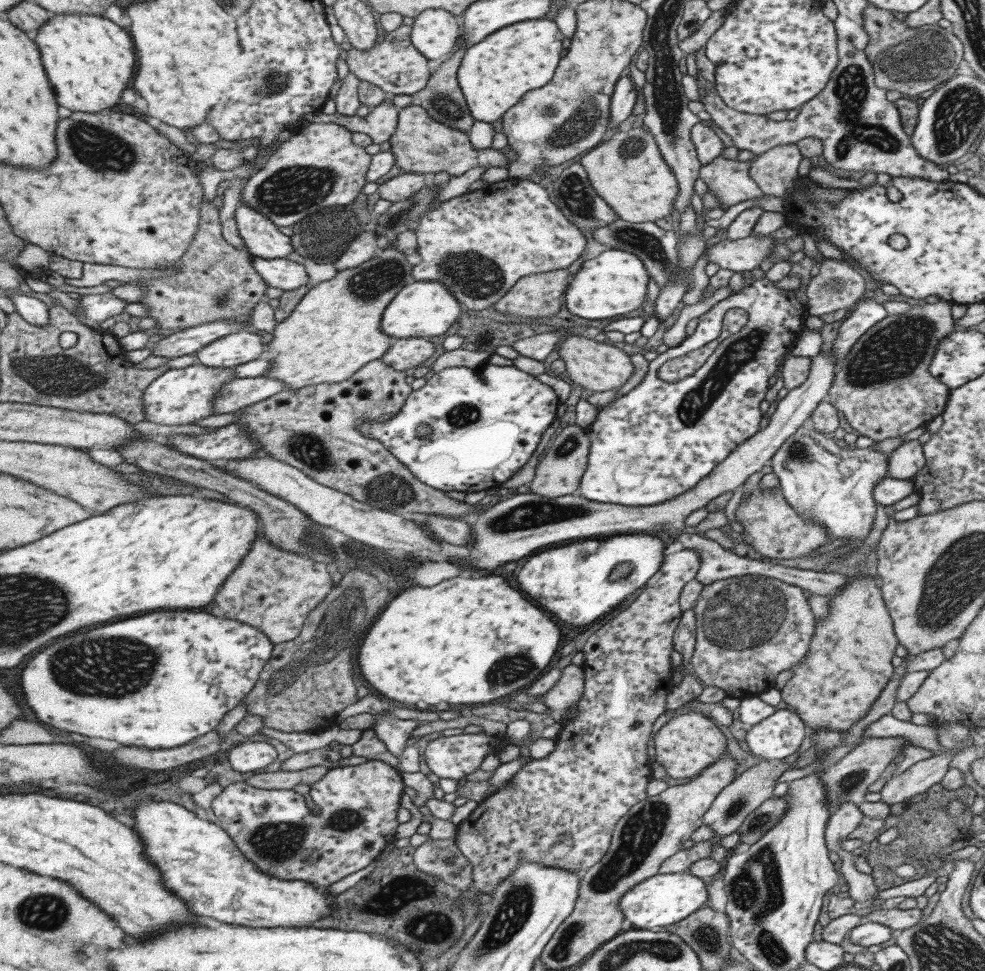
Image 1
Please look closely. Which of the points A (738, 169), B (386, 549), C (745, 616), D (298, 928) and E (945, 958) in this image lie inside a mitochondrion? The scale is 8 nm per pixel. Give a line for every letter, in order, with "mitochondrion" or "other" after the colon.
A: other
B: other
C: mitochondrion
D: other
E: mitochondrion

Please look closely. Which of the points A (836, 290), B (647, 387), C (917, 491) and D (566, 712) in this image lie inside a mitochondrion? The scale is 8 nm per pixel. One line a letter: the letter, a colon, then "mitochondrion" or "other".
A: mitochondrion
B: other
C: other
D: other

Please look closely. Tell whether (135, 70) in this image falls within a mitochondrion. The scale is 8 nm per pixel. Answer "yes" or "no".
no

